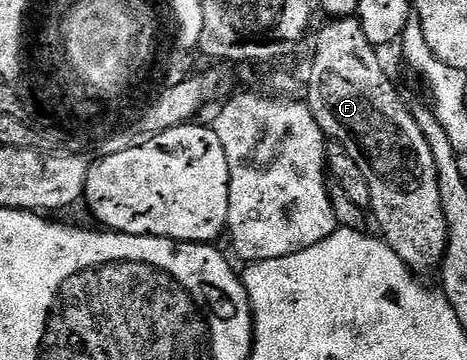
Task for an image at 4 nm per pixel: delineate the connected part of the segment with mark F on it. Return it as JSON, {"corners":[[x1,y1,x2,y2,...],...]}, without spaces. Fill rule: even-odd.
{"corners":[[359,18,332,19,320,31,316,39,316,56,312,59,312,72,306,75,306,102,314,113,318,125,329,140,341,143,358,161,358,169,366,173,370,181,371,214,376,214,379,234,398,257,417,276,424,277,427,271,435,272,444,259,448,244,448,226,442,213,442,201,438,197,438,169,434,165,434,153,418,129,409,104,400,100,394,84,388,80,380,64,377,48,366,37]]}

